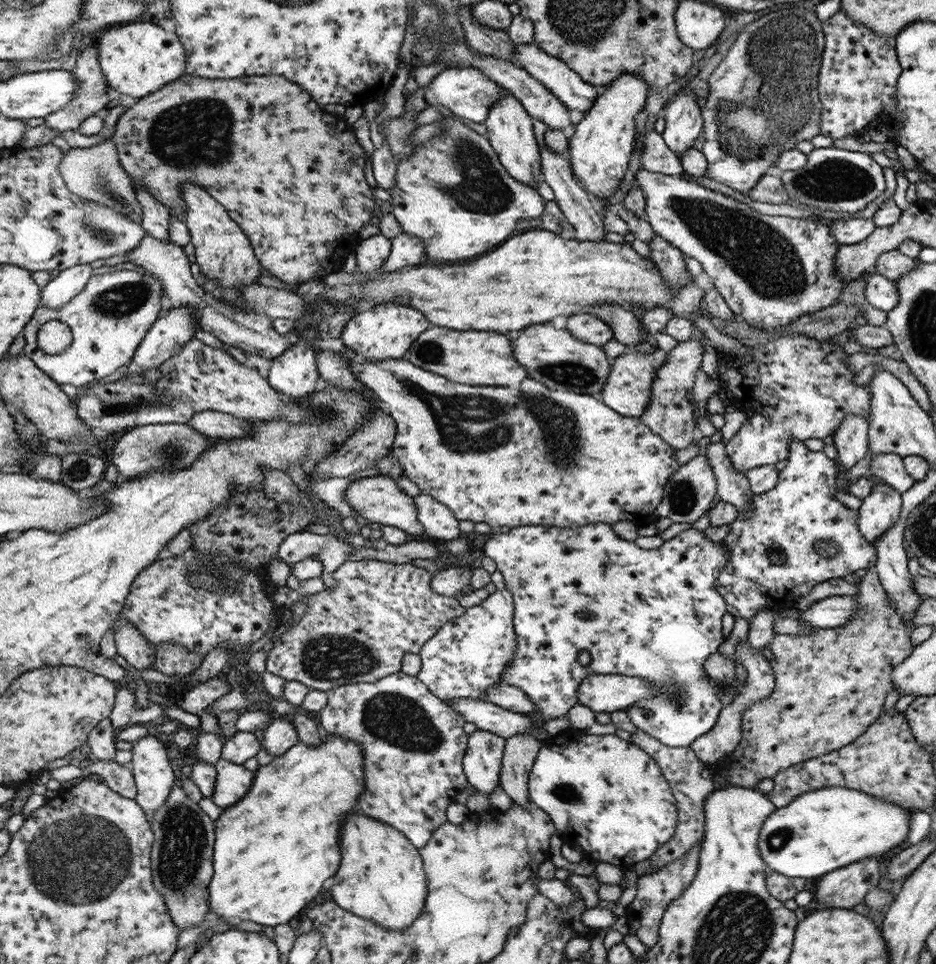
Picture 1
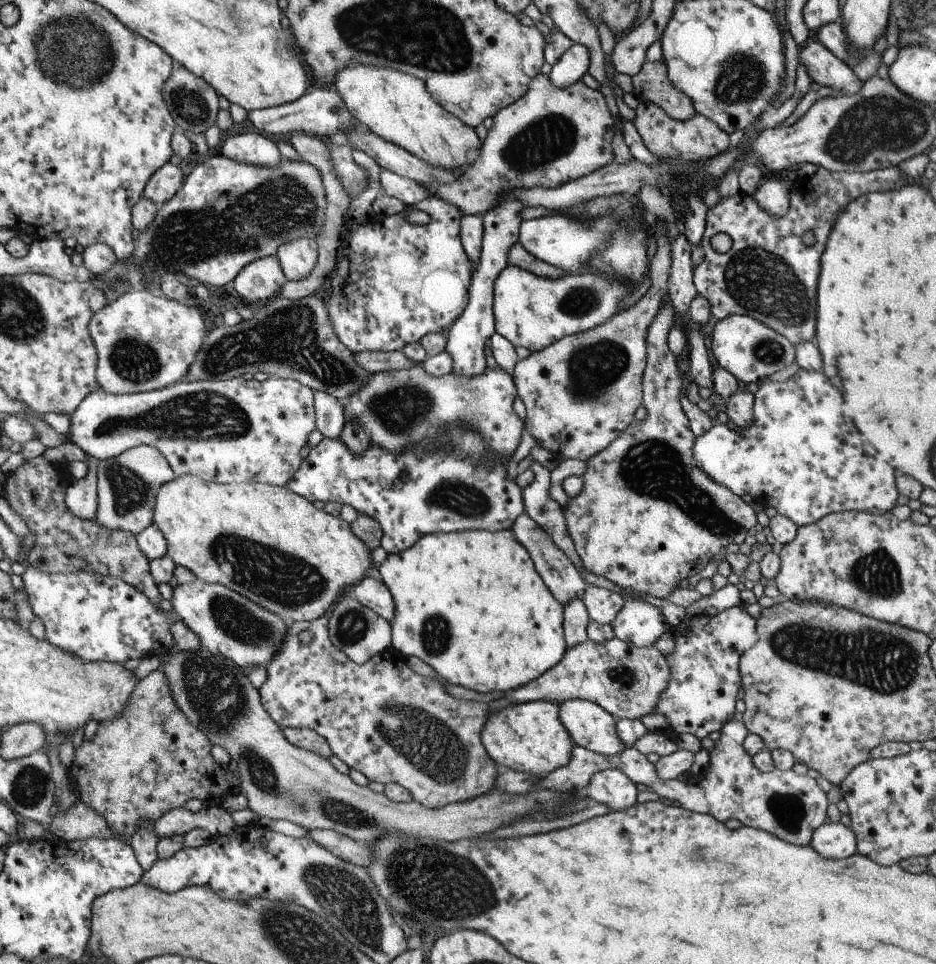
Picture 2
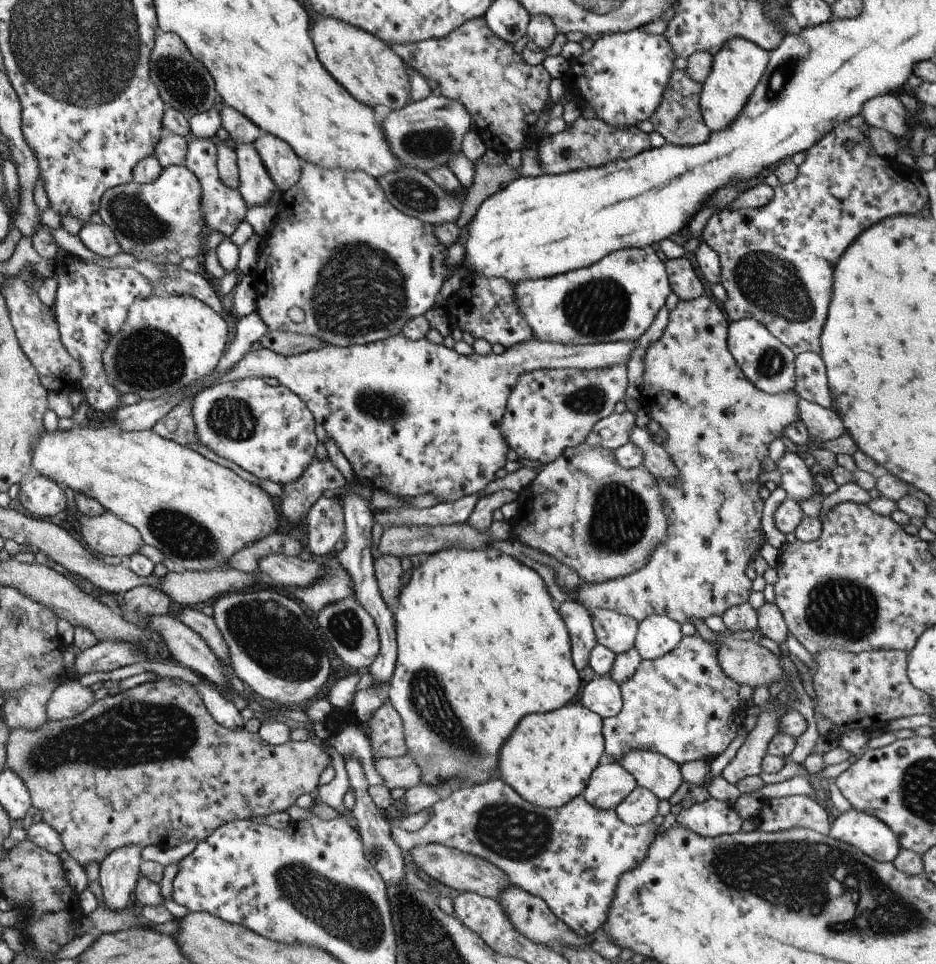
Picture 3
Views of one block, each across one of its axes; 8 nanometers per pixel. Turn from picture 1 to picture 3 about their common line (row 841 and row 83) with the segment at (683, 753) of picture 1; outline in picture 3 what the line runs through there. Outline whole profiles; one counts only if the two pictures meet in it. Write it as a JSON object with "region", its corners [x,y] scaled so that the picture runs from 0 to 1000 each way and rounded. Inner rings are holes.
{"region":[[[721,72],[716,77],[716,83],[712,85],[712,93],[707,98],[707,106],[693,122],[700,136],[705,137],[713,148],[722,151],[741,151],[756,147],[761,137],[751,124],[747,108],[748,95],[750,87],[741,85],[731,72]]]}

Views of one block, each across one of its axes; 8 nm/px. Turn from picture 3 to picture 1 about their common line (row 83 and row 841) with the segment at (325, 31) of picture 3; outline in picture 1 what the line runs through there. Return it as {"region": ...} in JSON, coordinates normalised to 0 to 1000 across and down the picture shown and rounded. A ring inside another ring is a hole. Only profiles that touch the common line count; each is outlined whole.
{"region":[[[378,841],[365,855],[364,899],[350,920],[353,934],[417,965],[438,962],[453,942],[457,919],[448,882],[424,859]]]}

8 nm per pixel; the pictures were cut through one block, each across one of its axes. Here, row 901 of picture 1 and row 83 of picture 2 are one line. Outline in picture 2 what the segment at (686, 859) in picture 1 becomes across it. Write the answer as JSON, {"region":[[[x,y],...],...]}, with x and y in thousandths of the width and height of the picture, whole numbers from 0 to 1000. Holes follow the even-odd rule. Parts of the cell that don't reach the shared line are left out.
{"region":[[[708,62],[689,63],[686,73],[675,80],[675,95],[683,104],[698,106],[705,110],[716,122],[733,127],[743,118],[744,113],[737,102],[729,98],[716,83]]]}

